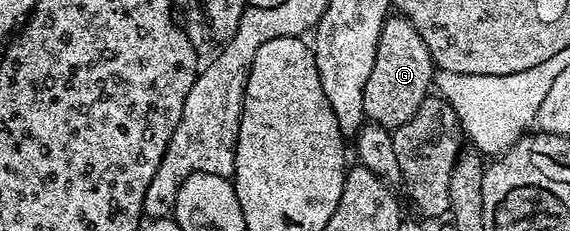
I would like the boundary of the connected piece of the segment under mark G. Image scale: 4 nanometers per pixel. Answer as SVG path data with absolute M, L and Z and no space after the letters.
M387 17L380 32L372 76L368 76L368 84L364 84L364 112L367 119L373 125L391 132L397 130L412 120L412 116L416 116L416 108L420 108L422 101L431 93L435 78L436 67L428 52L428 44L420 40L420 32L412 28L407 18Z

